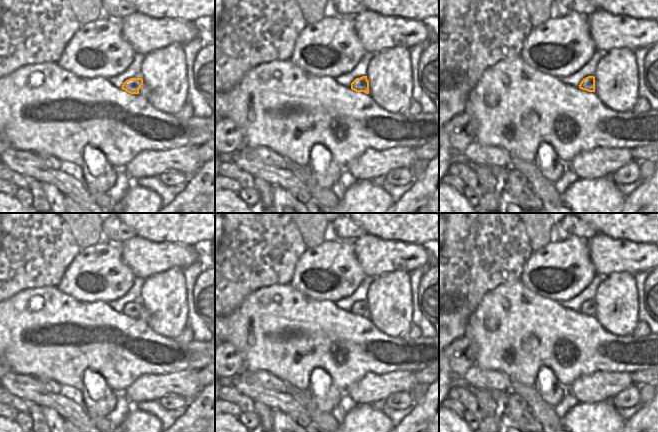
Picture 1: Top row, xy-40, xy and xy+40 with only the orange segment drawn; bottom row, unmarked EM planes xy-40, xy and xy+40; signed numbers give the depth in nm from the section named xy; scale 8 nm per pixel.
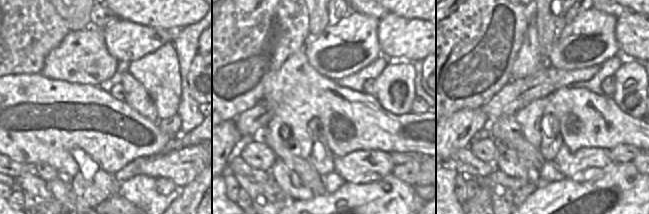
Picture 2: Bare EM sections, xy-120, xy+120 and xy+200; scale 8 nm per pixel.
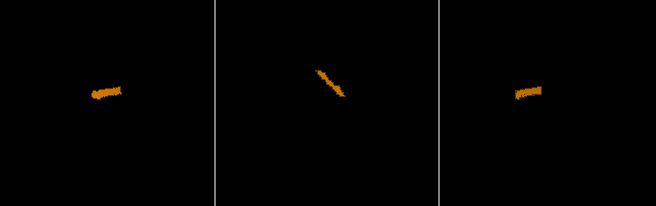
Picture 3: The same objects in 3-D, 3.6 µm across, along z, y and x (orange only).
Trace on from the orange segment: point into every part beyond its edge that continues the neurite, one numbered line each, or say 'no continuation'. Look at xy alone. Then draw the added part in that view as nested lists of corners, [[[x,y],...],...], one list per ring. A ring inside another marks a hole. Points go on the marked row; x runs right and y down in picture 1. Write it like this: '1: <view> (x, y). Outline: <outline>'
no continuation

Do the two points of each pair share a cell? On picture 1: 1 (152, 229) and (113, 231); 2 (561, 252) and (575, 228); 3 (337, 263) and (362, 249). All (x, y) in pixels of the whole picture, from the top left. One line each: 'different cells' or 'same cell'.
1: different cells
2: different cells
3: different cells

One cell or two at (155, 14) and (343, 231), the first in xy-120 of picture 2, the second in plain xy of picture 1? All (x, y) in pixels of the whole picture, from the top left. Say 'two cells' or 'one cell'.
two cells

